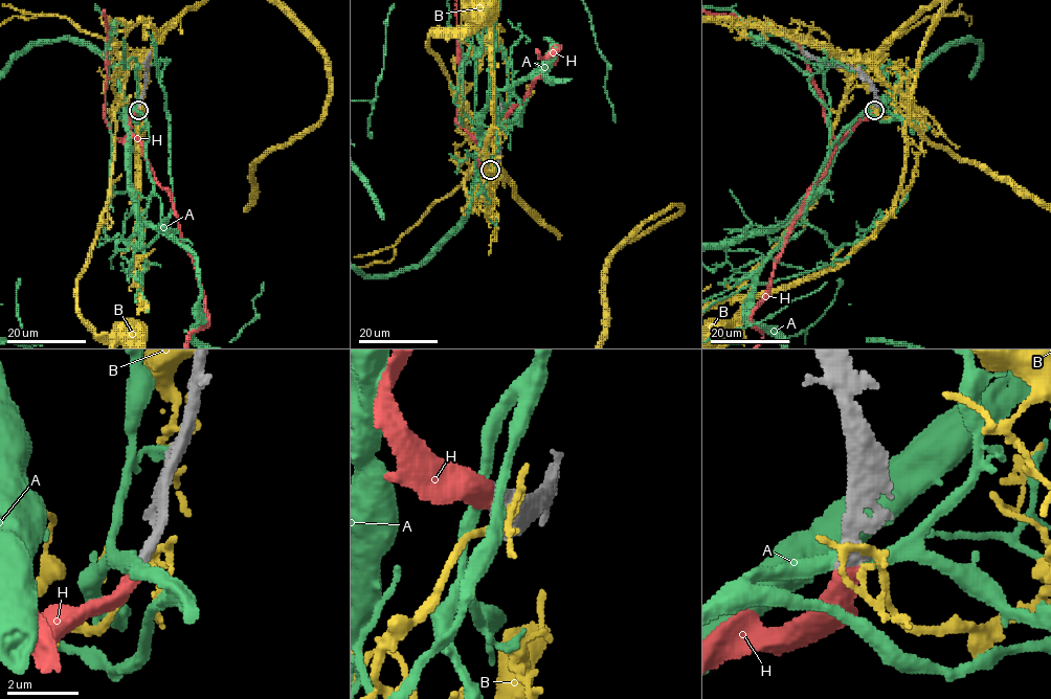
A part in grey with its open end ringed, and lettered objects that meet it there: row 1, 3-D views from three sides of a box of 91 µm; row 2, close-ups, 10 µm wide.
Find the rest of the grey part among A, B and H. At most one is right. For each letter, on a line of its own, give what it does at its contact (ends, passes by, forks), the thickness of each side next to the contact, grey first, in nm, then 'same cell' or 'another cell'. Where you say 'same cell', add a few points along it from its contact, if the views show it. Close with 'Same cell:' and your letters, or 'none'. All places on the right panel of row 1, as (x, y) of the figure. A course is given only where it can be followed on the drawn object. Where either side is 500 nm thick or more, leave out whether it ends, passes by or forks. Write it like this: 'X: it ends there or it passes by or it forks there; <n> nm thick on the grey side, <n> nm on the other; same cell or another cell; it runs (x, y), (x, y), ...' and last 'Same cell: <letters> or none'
A: it passes by; 440 nm thick on the grey side, 380 nm on the other; another cell
B: 550 nm thick on the grey side, 200 nm on the other; another cell
H: it ends there; 440 nm thick on the grey side, 460 nm on the other; same cell; it runs (874, 110), (839, 143), (825, 174), (809, 188), (750, 321), (763, 333)
Same cell: H

